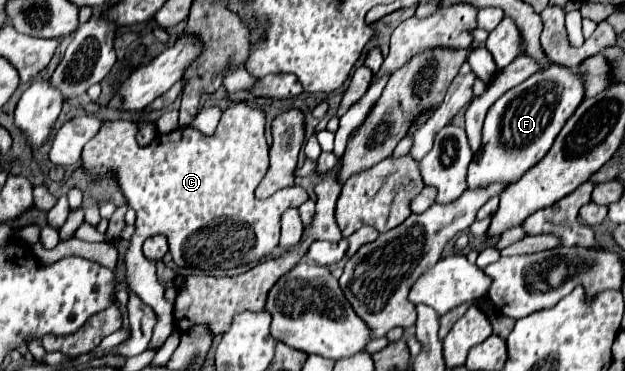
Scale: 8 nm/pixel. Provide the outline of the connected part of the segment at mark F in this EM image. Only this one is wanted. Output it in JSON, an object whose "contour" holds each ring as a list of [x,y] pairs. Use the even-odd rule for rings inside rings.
{"contour":[[[550,65],[532,75],[518,87],[506,91],[488,111],[482,131],[484,149],[472,159],[468,169],[468,187],[486,187],[490,183],[514,183],[534,167],[552,147],[564,123],[572,117],[584,99],[584,79],[576,71]]]}

